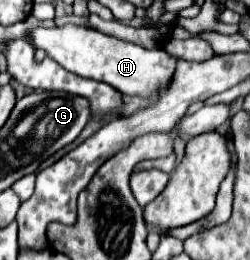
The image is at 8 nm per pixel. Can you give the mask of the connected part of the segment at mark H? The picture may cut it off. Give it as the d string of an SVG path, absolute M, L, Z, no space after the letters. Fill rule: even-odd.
M63 25L53 29L35 27L29 33L29 37L35 49L43 49L47 57L57 61L67 71L81 75L85 79L103 81L127 95L145 95L145 97L155 95L159 93L161 87L169 83L175 71L175 57L171 57L165 49L145 49L141 45L121 41L91 27L81 27L81 25Z

